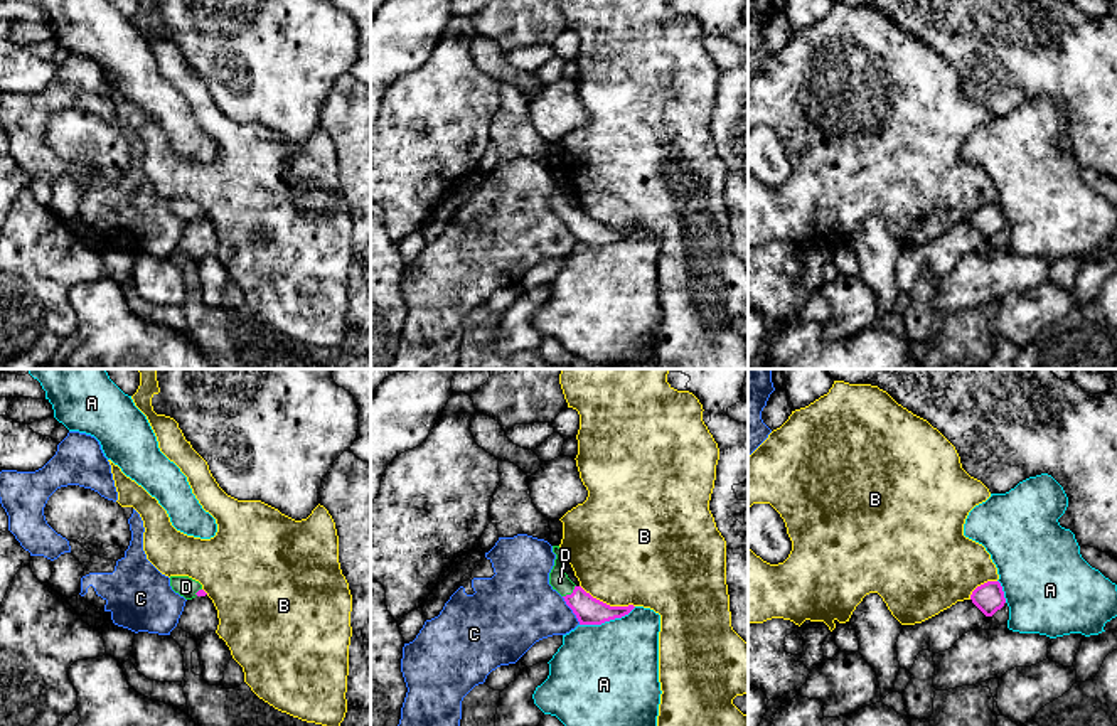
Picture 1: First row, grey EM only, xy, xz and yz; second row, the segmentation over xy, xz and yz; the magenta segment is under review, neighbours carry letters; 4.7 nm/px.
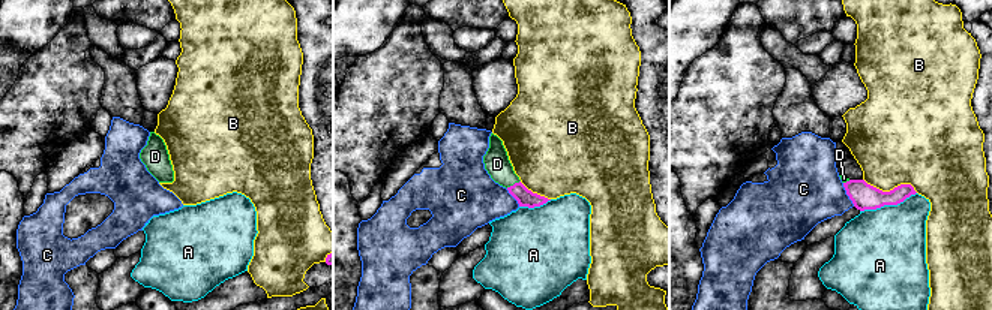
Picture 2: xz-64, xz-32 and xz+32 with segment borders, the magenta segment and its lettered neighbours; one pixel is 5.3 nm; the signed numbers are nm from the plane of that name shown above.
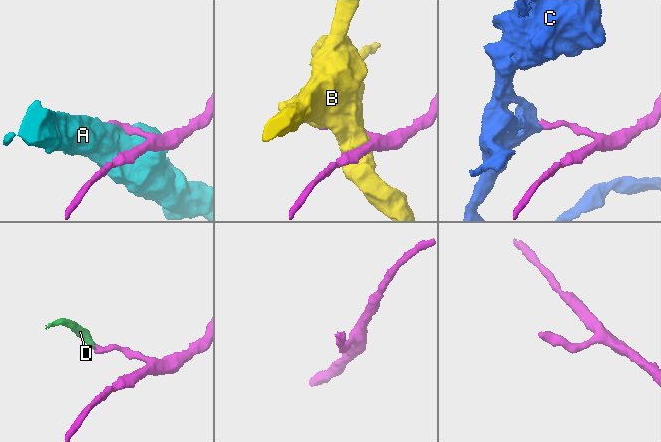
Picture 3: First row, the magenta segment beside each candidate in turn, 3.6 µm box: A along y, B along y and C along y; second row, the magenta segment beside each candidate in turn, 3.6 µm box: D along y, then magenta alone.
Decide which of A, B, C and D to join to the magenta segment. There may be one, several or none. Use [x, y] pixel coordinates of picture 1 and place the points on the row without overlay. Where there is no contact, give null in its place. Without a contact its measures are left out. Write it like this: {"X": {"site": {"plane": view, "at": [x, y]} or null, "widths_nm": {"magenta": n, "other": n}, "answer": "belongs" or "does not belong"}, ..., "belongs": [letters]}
{"A": {"site": {"plane": "xz", "at": [607, 243]}, "widths_nm": {"magenta": 140, "other": 480}, "answer": "does not belong"}, "B": {"site": {"plane": "xz", "at": [605, 226]}, "widths_nm": {"magenta": 140, "other": 480}, "answer": "does not belong"}, "C": {"site": {"plane": "xz", "at": [571, 231]}, "widths_nm": {"magenta": 140, "other": 360}, "answer": "does not belong"}, "D": {"site": {"plane": "xz", "at": [571, 216]}, "widths_nm": {"magenta": 140, "other": 90}, "answer": "belongs"}, "belongs": ["D"]}

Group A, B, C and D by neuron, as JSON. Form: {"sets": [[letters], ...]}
{"sets": [["A"], ["B"], ["C"], ["D"]]}

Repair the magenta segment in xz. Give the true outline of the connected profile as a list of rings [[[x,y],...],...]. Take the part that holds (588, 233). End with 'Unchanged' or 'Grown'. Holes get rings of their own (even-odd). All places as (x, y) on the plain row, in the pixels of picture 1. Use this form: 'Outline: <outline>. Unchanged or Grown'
Outline: [[[553,168],[553,175],[556,177],[556,182],[549,195],[549,207],[564,221],[580,248],[601,248],[605,244],[622,241],[635,231],[633,227],[610,229],[593,221],[581,209],[576,209],[564,195],[566,182],[561,177],[559,168]]]. Grown

